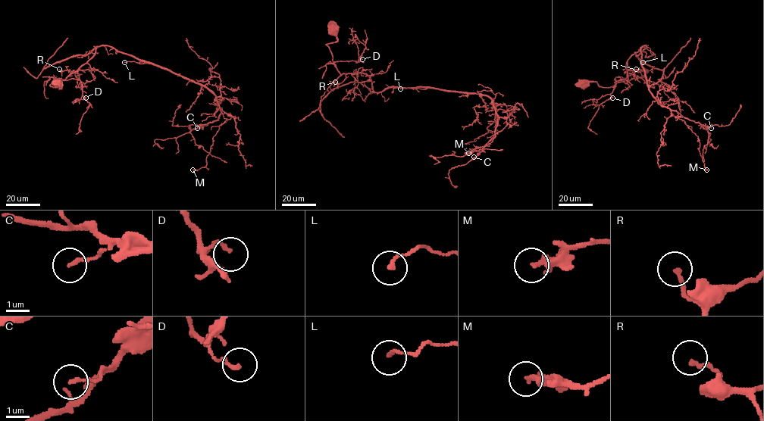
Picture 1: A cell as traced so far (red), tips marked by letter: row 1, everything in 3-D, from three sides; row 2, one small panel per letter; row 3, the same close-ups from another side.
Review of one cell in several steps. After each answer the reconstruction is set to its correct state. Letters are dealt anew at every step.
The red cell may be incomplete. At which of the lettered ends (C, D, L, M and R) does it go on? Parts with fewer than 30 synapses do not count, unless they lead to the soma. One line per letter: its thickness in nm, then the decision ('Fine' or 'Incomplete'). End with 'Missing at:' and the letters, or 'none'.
C: Thickness 150 nm. Fine
D: Thickness 150 nm. Fine
L: Thickness 140 nm. Fine
M: Thickness 320 nm. Fine
R: Thickness 190 nm. Fine
Missing at: none

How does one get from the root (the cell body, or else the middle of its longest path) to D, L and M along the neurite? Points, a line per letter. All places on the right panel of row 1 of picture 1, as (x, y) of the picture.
D: (583, 83), (596, 82), (601, 87), (609, 88), (615, 82), (615, 78), (615, 88), (610, 95), (612, 98)
L: (583, 83), (596, 82), (601, 87), (609, 88), (627, 80), (627, 61), (646, 45), (640, 48), (643, 62)
M: (583, 83), (609, 88), (627, 80), (627, 61), (646, 45), (640, 63), (648, 89), (698, 137), (706, 169)

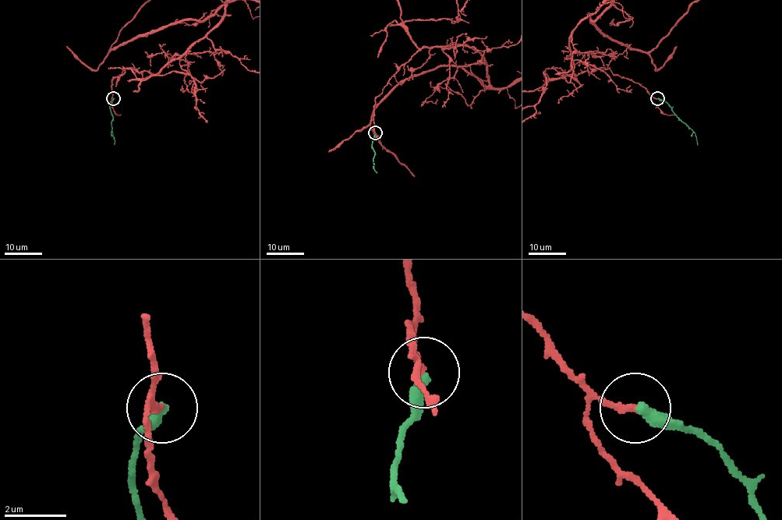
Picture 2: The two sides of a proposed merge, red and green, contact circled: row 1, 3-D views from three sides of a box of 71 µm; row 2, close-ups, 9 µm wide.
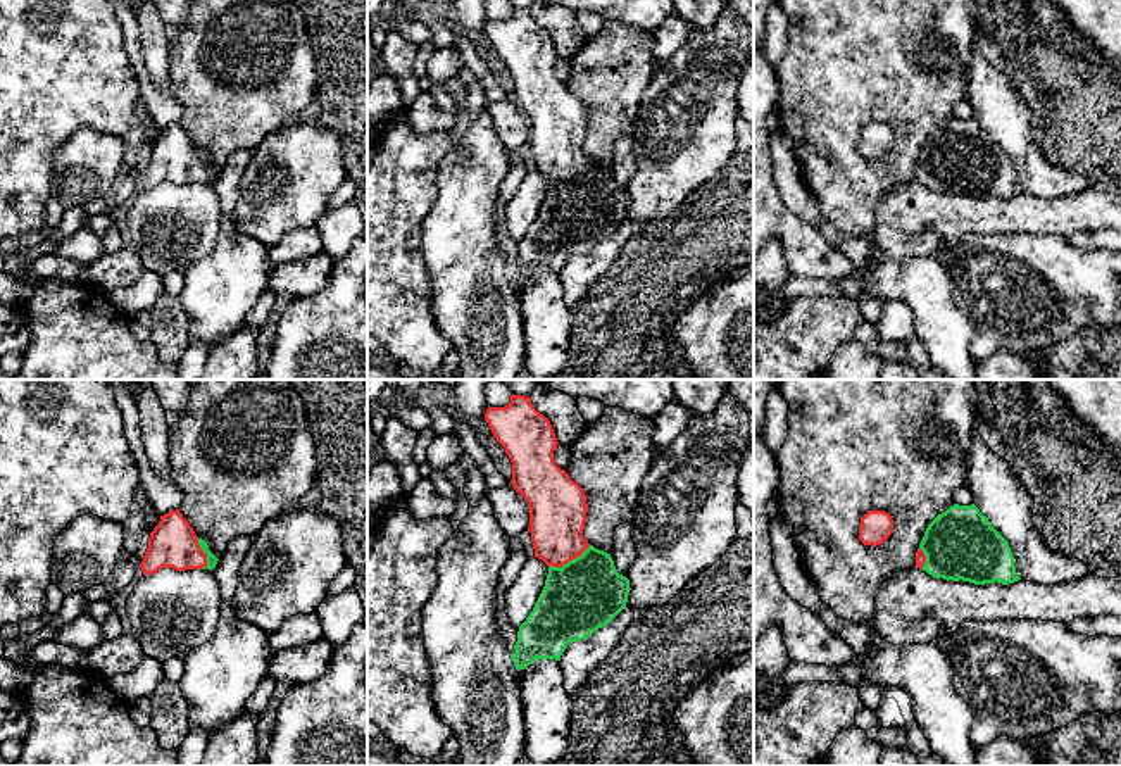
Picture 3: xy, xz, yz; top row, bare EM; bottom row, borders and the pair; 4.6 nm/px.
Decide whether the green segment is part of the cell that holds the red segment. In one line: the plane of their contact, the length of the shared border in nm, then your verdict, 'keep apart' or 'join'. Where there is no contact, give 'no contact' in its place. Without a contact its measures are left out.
xz | 220 nm | join

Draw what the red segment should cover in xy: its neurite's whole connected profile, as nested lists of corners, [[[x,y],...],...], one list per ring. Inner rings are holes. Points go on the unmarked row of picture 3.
[[[179,122],[160,129],[148,152],[148,162],[140,178],[143,188],[153,188],[162,181],[176,185],[214,183],[217,171],[205,154],[198,152]]]

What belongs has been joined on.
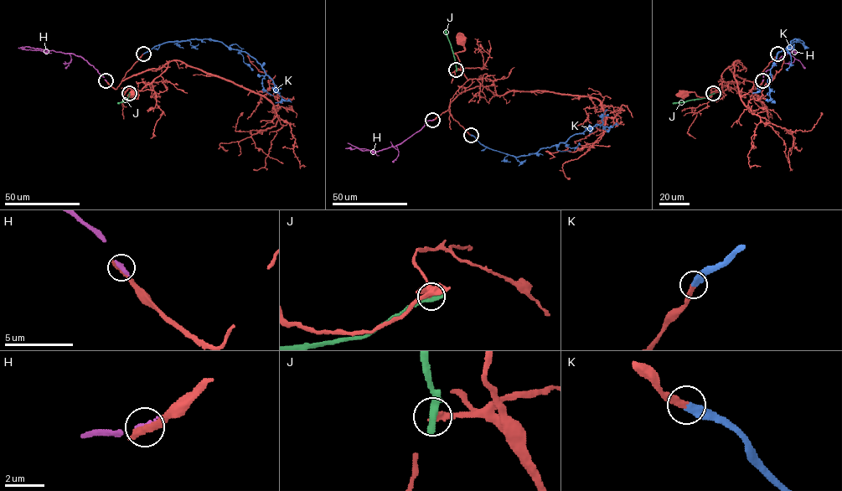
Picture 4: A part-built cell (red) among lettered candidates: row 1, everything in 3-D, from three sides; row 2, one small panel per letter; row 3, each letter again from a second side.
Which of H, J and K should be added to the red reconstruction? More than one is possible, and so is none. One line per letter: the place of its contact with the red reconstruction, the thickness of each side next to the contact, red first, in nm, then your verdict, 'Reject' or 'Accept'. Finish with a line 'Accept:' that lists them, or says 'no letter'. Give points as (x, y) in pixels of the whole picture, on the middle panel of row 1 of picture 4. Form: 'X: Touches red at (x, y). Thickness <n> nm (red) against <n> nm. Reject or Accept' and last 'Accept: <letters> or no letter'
H: Touches red at (432, 120). Thickness 400 nm (red) against 320 nm. Reject
J: Touches red at (456, 69). Thickness 260 nm (red) against 480 nm. Reject
K: Touches red at (471, 135). Thickness 340 nm (red) against 380 nm. Accept
Accept: K

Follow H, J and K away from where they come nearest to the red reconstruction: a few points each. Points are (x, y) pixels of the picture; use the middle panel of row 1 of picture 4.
H: (433, 120), (427, 120), (420, 131), (395, 146), (374, 152), (345, 148)
J: (456, 70), (445, 29)
K: (470, 135), (489, 148), (517, 157), (565, 142), (591, 127), (601, 125), (609, 128), (602, 128)

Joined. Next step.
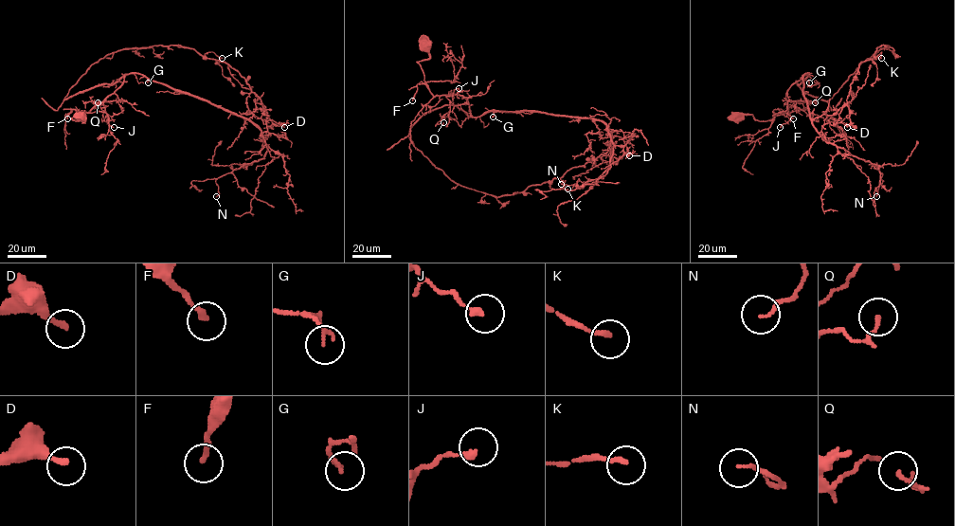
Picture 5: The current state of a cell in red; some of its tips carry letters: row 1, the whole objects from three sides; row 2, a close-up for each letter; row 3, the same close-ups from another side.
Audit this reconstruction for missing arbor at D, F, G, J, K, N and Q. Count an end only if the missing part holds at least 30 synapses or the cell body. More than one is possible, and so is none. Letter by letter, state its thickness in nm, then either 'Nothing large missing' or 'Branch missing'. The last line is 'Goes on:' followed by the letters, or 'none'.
D: Thickness 200 nm. Nothing large missing
F: Thickness 220 nm. Branch missing
G: Thickness 100 nm. Nothing large missing
J: Thickness 240 nm. Nothing large missing
K: Thickness 180 nm. Nothing large missing
N: Thickness 120 nm. Nothing large missing
Q: Thickness 130 nm. Nothing large missing
Goes on: F

